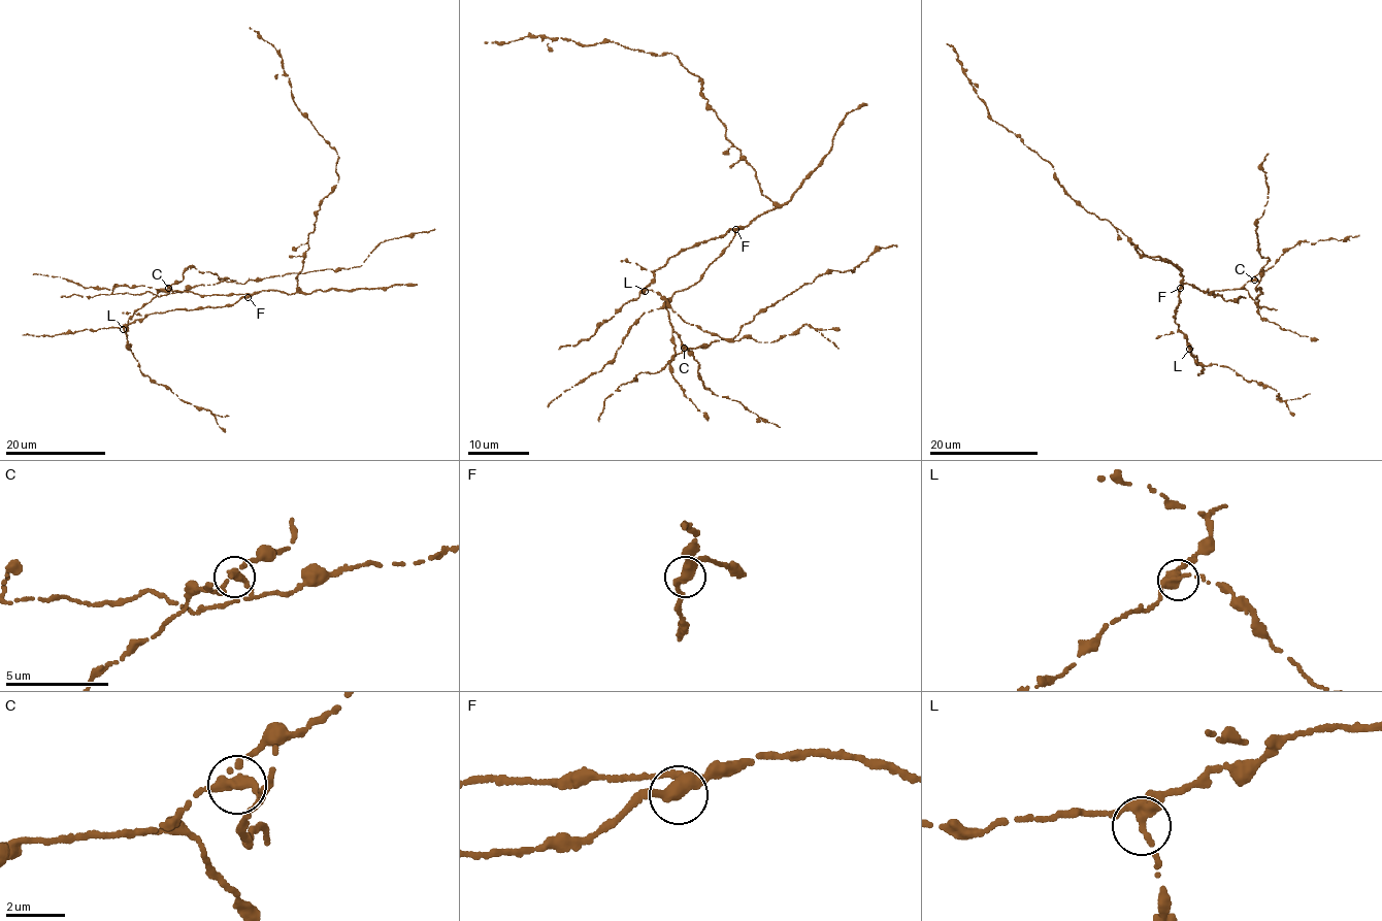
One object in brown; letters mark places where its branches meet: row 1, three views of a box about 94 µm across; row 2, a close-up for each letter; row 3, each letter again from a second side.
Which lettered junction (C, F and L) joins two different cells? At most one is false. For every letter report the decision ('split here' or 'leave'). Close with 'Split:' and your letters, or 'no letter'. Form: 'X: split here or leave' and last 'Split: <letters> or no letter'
C: split here
F: leave
L: leave
Split: C

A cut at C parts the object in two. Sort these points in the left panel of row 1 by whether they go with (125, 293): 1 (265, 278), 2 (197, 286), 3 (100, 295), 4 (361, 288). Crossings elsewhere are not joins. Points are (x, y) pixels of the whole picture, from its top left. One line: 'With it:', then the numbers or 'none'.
With it: 1, 2, 3

